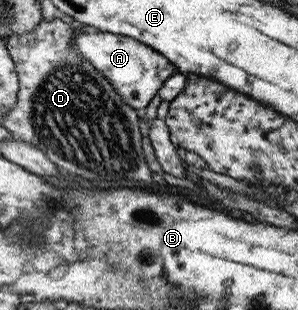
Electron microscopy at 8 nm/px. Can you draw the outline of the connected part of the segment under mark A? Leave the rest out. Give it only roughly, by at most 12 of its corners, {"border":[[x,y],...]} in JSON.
{"border":[[77,33],[72,47],[138,112],[175,67],[131,37]]}

